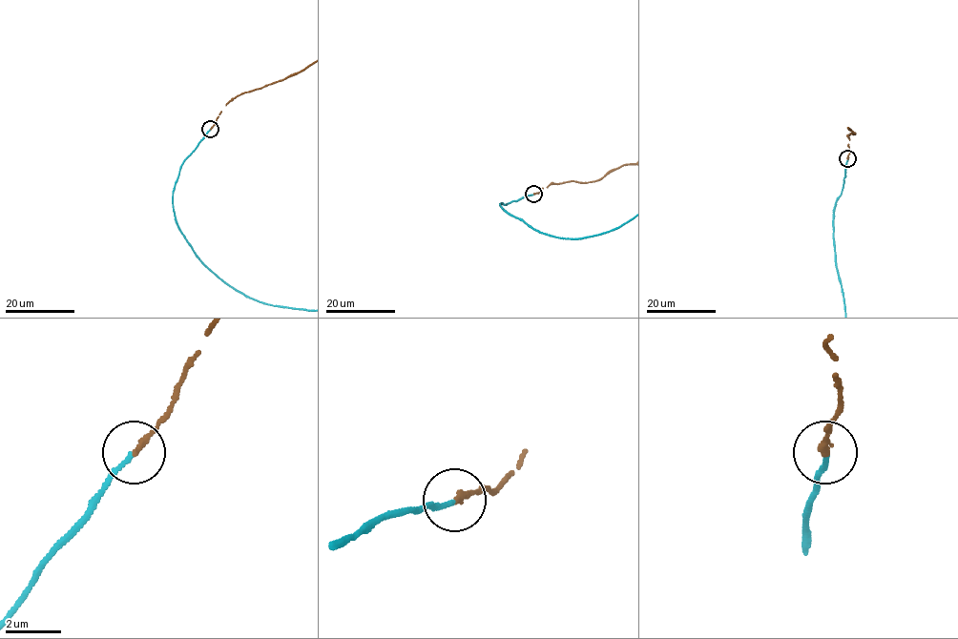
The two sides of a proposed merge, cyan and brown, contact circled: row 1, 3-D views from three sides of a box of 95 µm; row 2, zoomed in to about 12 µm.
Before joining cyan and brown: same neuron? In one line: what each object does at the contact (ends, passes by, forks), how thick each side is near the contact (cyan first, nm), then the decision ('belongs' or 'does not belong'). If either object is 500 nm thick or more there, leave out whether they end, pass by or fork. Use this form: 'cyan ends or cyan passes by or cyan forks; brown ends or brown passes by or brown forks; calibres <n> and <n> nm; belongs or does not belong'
cyan ends; brown ends; calibres 150 and 190 nm; belongs

